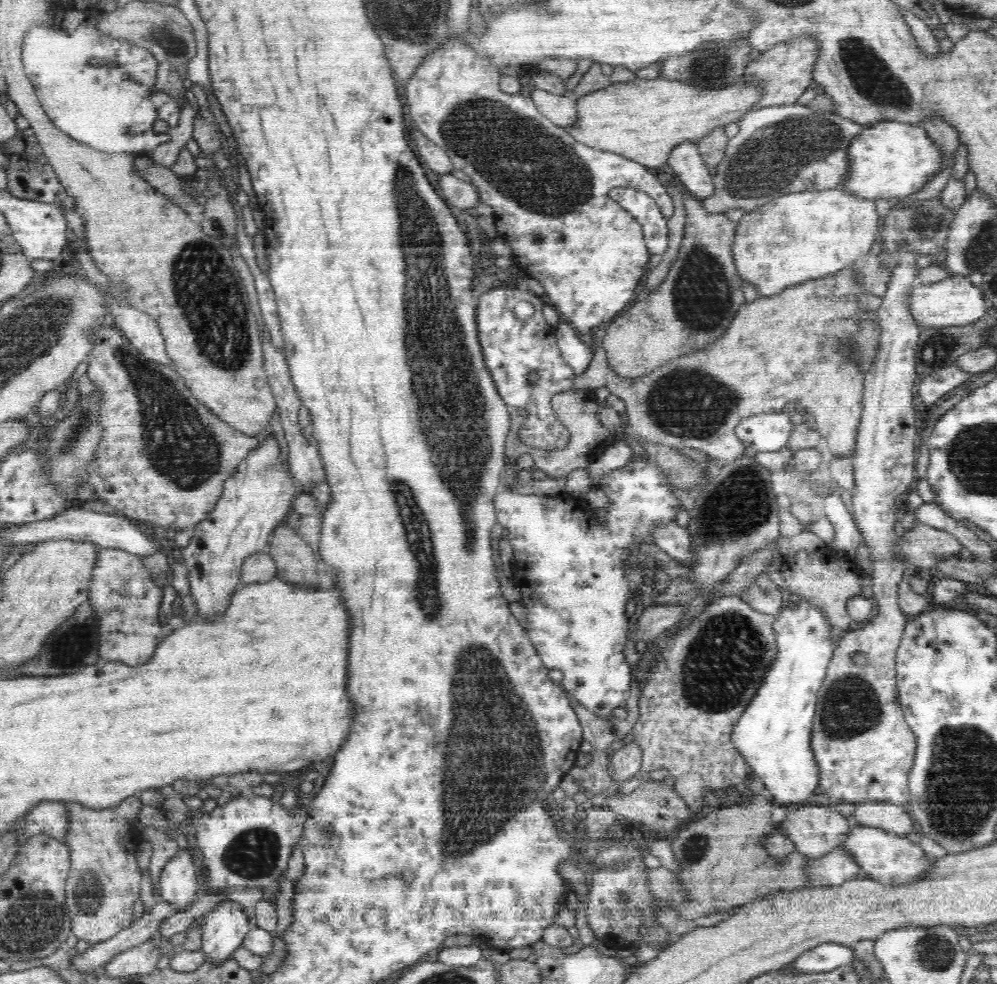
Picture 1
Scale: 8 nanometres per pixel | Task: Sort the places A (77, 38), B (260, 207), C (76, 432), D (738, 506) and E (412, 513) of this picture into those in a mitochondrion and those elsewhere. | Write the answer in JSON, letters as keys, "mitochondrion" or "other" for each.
{"A":"other","B":"other","C":"mitochondrion","D":"mitochondrion","E":"mitochondrion"}

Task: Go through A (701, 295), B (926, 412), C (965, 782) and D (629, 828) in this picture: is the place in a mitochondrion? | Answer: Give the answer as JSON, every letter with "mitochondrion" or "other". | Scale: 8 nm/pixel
{"A":"mitochondrion","B":"other","C":"mitochondrion","D":"other"}

